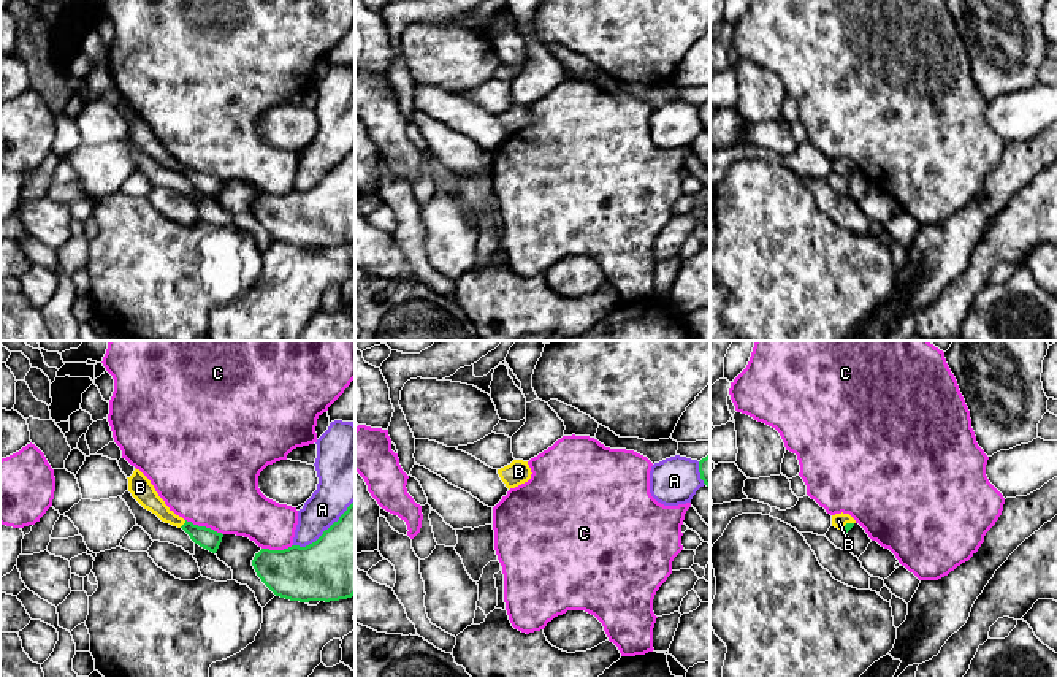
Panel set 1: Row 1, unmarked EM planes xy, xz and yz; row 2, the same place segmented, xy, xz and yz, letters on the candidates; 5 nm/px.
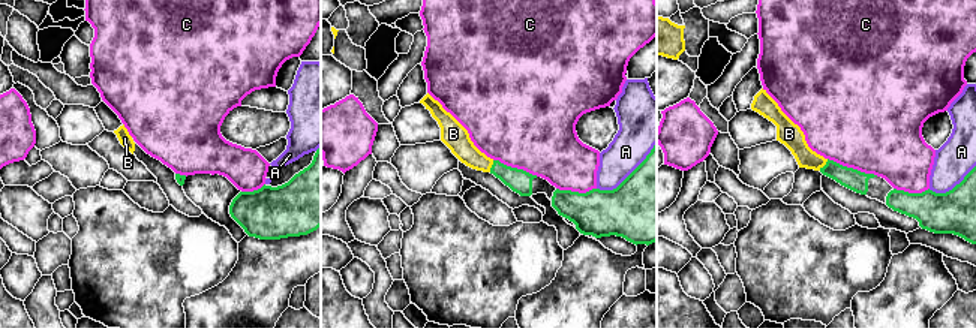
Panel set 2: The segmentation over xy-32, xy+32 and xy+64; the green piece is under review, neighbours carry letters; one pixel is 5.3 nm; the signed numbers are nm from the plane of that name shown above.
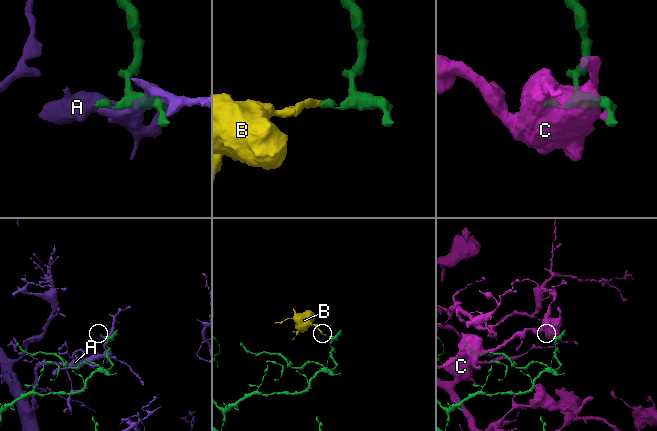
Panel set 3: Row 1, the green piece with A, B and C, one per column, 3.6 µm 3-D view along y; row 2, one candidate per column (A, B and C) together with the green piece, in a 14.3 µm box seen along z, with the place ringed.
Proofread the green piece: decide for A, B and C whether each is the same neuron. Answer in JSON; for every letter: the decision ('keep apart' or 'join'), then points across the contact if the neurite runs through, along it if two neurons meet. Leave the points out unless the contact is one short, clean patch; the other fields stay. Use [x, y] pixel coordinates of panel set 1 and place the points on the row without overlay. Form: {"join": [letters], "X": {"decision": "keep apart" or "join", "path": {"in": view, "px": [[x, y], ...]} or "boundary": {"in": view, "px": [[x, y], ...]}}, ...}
{"join": ["B"], "A": {"decision": "keep apart"}, "B": {"decision": "join", "path": {"in": "xy", "px": [[206, 183], [184, 168], [168, 162], [146, 140]]}}, "C": {"decision": "keep apart"}}

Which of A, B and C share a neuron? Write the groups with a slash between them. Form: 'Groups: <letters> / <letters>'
Groups: A / B / C

